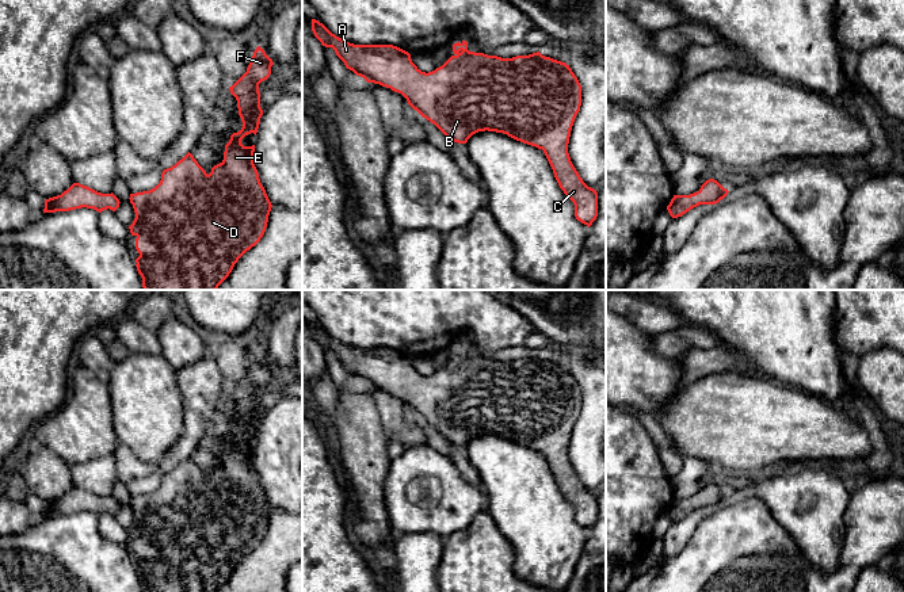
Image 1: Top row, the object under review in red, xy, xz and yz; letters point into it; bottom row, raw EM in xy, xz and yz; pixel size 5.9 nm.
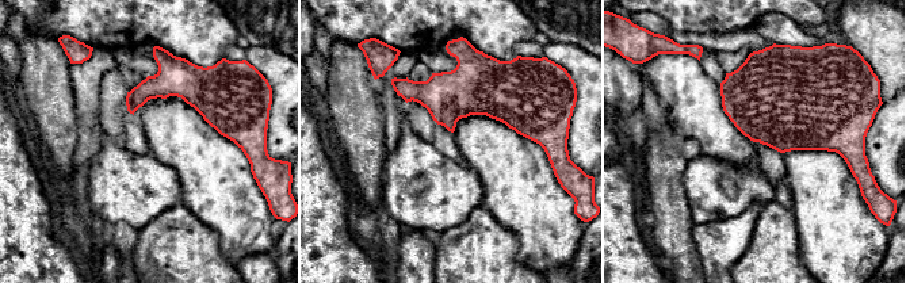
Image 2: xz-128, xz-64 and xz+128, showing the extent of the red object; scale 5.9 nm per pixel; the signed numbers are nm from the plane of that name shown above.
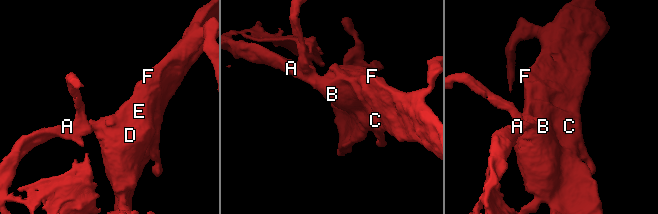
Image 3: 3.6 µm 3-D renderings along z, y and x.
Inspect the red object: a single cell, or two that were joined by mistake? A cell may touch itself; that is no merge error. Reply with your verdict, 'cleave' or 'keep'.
keep

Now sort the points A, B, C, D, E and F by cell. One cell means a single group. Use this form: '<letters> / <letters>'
A B C D E F

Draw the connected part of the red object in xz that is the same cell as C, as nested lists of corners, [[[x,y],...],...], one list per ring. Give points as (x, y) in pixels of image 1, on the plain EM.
[[[312,322],[312,335],[325,351],[332,351],[346,371],[367,386],[379,387],[401,397],[408,408],[423,421],[434,427],[450,444],[466,447],[478,435],[496,435],[523,447],[542,452],[554,481],[564,497],[575,508],[575,520],[588,531],[598,520],[598,496],[588,490],[573,470],[568,447],[571,434],[581,409],[581,389],[565,366],[542,359],[539,355],[529,359],[501,362],[468,354],[468,345],[453,348],[454,358],[432,375],[422,375],[411,363],[411,358],[393,348],[354,348],[332,337],[323,326]]]

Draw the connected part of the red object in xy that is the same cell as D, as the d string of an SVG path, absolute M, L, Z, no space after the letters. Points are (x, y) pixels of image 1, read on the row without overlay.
M258 350L247 375L229 390L237 404L243 431L230 439L225 448L224 463L214 469L209 478L188 455L175 469L163 474L161 484L155 492L130 497L136 522L129 532L131 539L137 541L136 553L140 559L136 562L136 570L144 592L218 592L239 562L263 541L272 508L253 467L255 448L244 450L241 443L251 436L255 439L258 436L263 419L259 387L270 381L272 368L272 363Z

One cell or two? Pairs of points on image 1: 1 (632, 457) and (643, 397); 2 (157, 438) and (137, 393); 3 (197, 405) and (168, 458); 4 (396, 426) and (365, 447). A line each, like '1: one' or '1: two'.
1: two
2: one
3: one
4: two

